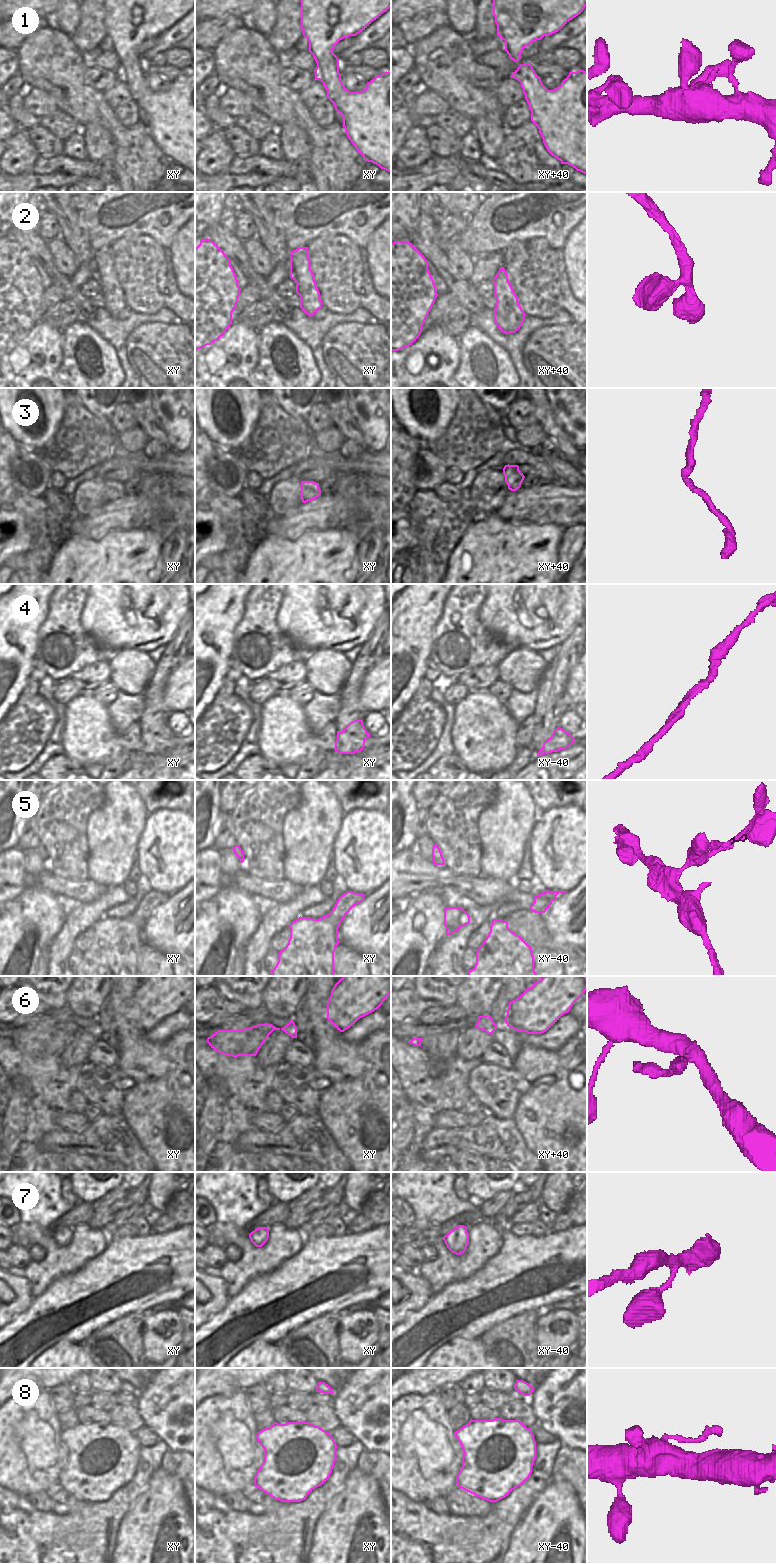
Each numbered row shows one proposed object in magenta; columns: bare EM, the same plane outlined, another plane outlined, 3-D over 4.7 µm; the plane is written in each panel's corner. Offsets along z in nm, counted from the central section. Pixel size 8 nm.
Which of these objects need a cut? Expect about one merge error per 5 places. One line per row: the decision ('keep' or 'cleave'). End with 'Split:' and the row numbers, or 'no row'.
1: keep
2: keep
3: keep
4: keep
5: cleave
6: cleave
7: keep
8: keep
Split: 5, 6

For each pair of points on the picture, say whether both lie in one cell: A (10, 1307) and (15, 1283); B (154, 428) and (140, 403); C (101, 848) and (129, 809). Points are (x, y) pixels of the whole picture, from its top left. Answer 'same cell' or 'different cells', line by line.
A: same cell
B: same cell
C: same cell

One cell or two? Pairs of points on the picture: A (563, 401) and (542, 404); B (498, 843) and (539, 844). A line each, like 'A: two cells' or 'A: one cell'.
A: two cells
B: two cells

